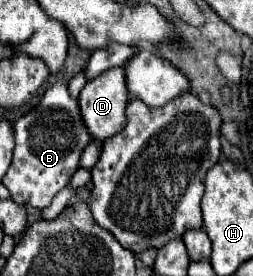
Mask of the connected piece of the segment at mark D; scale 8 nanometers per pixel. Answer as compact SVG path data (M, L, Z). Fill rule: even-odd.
M112 68L112 70L106 70L104 74L96 76L94 80L90 80L80 96L80 110L82 110L82 118L86 122L86 128L90 130L92 138L98 138L98 140L104 140L104 138L110 138L112 134L120 132L124 128L124 122L126 122L126 106L130 102L128 98L128 88L124 86L124 68Z

